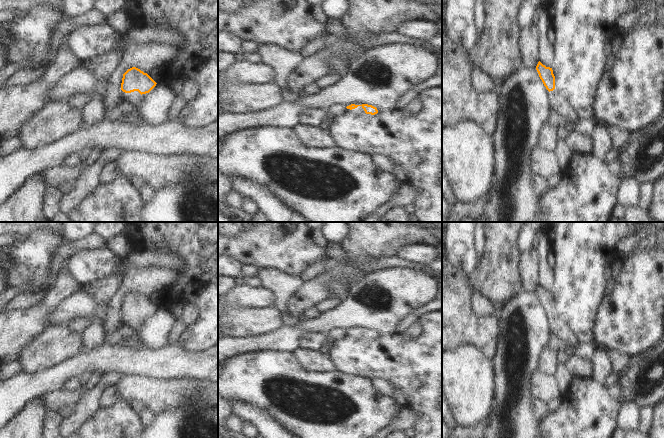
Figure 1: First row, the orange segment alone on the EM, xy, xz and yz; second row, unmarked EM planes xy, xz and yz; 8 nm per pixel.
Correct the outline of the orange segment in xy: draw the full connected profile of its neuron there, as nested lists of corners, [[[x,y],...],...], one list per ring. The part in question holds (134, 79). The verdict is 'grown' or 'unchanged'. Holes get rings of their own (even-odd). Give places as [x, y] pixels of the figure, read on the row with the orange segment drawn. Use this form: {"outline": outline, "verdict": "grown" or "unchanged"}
{"outline": [[[132,67],[123,74],[121,90],[125,93],[125,100],[135,105],[141,95],[149,93],[156,84],[147,73]]], "verdict": "grown"}

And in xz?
{"outline": [[[351,104],[346,107],[347,109],[353,110],[354,112],[360,113],[360,114],[371,114],[375,115],[378,113],[378,110],[376,107],[368,104],[362,104],[362,105],[355,105]]], "verdict": "grown"}

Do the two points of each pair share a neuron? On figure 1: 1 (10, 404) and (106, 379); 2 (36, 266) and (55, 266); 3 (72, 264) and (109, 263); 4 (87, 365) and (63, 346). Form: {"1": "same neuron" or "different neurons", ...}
{"1": "different neurons", "2": "different neurons", "3": "same neuron", "4": "different neurons"}

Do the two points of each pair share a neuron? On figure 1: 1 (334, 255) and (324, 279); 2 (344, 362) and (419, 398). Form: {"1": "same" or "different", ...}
{"1": "different", "2": "same"}

